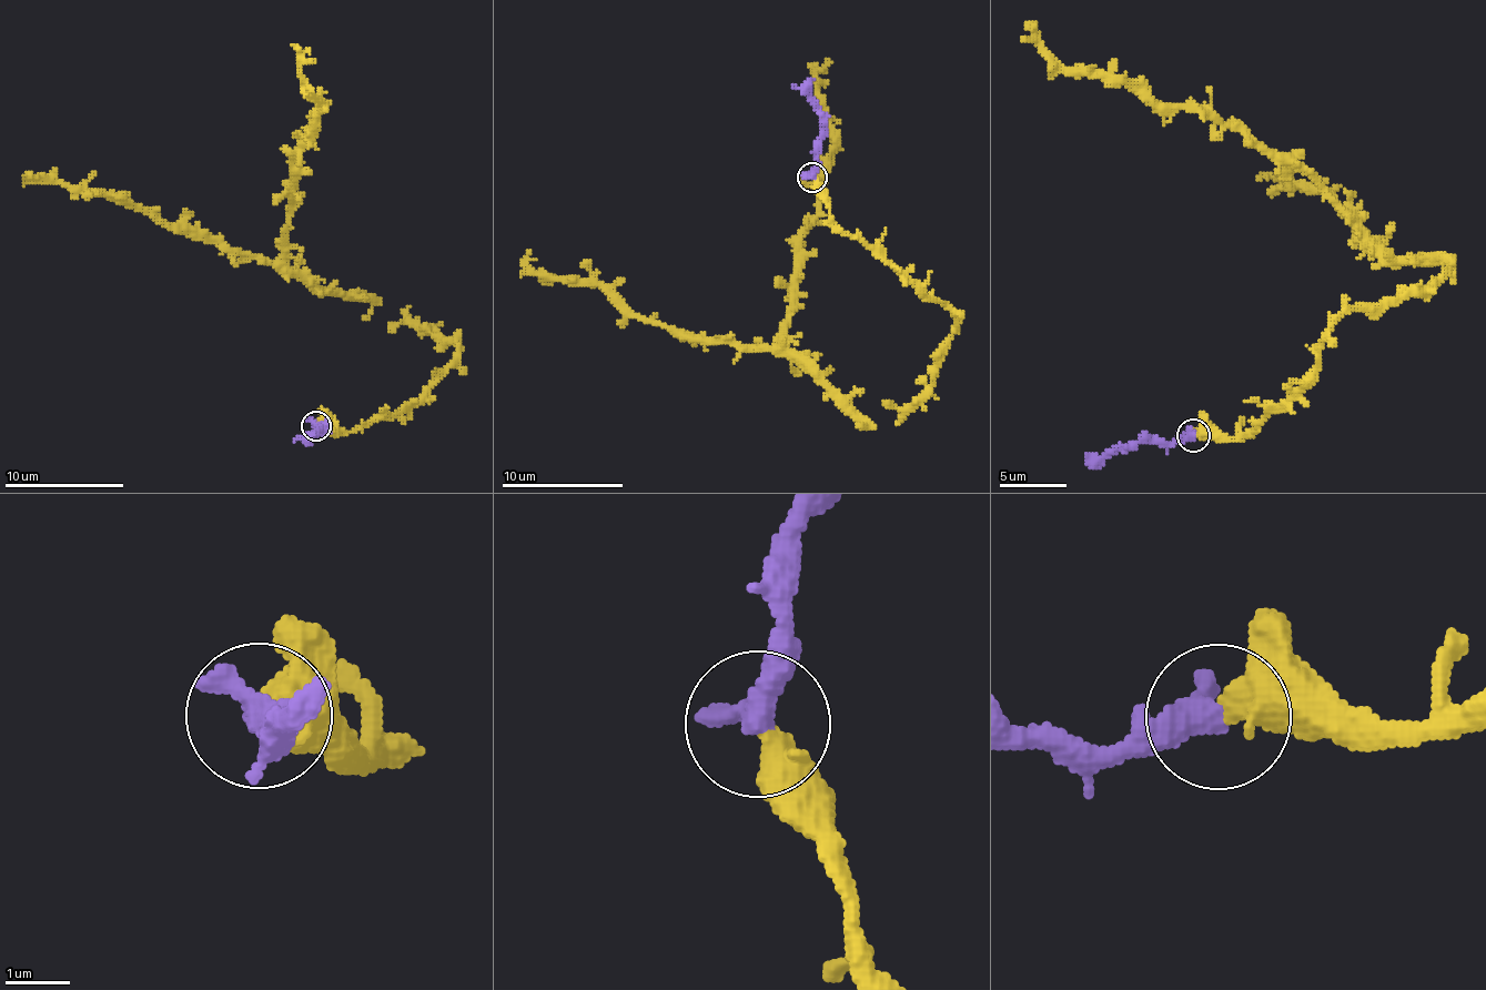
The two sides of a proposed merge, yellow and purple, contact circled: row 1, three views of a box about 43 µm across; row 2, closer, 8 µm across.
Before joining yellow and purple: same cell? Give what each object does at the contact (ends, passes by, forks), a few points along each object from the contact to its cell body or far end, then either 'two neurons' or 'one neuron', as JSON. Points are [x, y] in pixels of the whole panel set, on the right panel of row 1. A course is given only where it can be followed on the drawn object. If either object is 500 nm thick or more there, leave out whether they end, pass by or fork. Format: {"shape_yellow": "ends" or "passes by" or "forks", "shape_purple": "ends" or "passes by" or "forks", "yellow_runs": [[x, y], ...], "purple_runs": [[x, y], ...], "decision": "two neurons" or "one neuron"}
{"yellow_runs": [[1194, 436], [1253, 432], [1336, 323], [1448, 263], [1396, 265], [1306, 174], [1072, 74], [1025, 22]], "purple_runs": [[1194, 436], [1173, 443], [1119, 445], [1093, 465]], "decision": "one neuron"}

